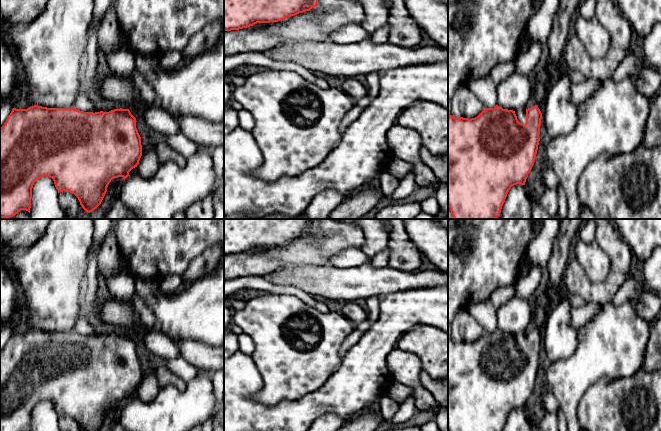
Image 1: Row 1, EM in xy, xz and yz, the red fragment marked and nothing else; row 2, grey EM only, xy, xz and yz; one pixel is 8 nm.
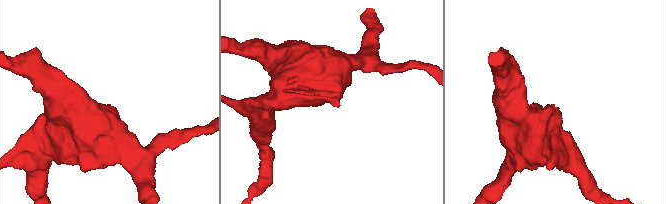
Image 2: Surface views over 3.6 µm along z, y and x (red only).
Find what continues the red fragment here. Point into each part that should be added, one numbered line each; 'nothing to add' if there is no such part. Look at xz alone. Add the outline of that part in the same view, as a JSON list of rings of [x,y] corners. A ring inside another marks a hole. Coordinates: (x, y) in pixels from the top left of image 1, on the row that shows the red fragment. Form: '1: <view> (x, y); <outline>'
nothing to add

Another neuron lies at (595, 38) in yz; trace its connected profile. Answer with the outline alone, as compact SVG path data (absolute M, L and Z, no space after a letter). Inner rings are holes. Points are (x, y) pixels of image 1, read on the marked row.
M577 13L574 27L574 35L579 38L592 59L603 59L608 55L610 34L596 17L588 20Z

